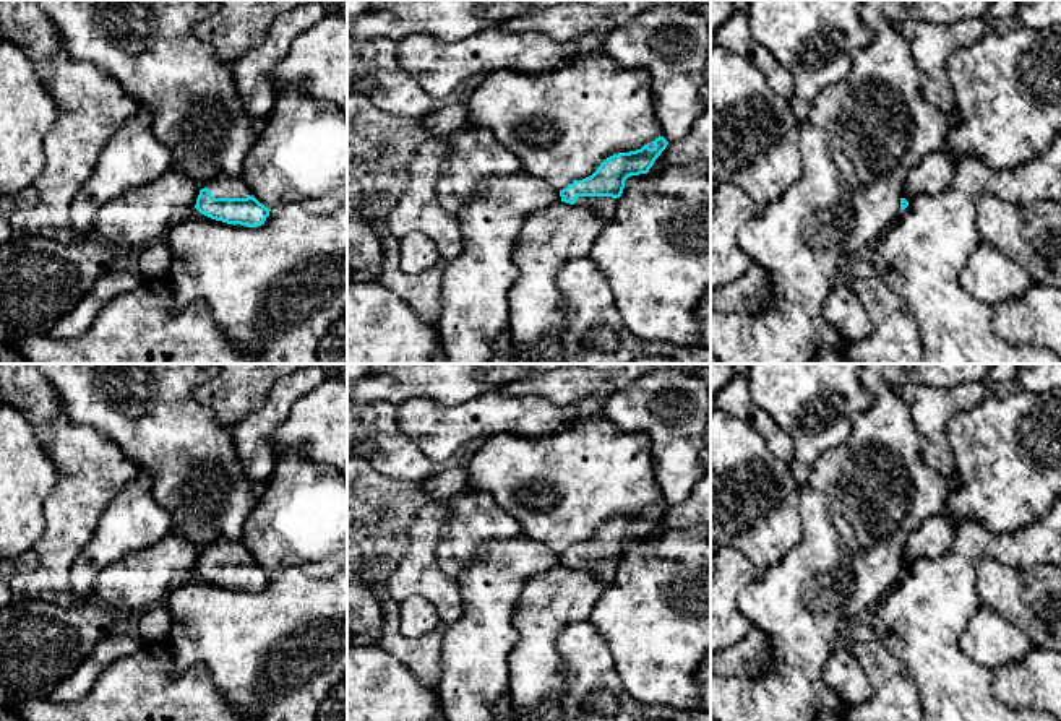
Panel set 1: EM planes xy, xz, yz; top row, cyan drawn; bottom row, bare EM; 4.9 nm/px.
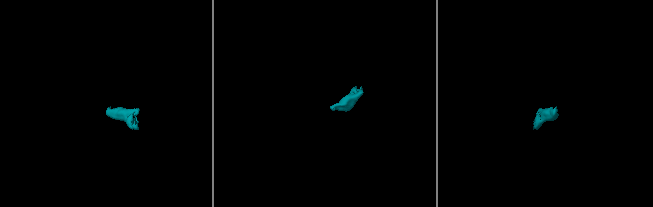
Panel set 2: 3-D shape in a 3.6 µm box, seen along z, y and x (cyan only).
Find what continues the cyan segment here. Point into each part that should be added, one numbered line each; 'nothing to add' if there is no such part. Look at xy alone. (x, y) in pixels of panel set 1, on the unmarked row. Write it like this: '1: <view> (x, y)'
1: xy (223, 551)

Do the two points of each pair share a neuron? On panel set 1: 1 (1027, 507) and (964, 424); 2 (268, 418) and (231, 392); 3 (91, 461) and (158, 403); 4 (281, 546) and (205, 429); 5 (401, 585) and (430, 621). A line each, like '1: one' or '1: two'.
1: one
2: two
3: two
4: two
5: two

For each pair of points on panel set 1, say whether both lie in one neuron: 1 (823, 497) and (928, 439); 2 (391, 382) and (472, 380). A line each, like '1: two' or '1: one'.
1: two
2: one

